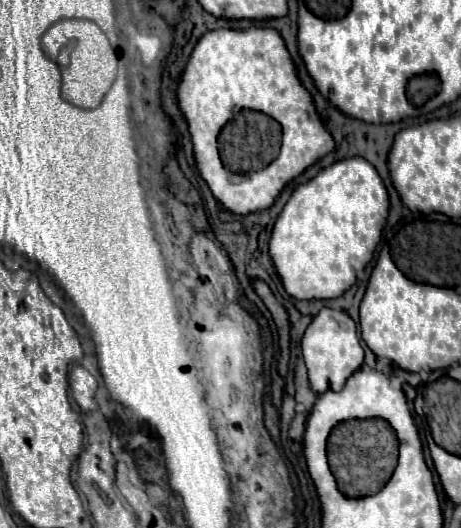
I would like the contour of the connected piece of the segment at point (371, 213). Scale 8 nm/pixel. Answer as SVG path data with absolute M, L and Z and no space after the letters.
M361 157L337 161L331 167L319 171L319 175L311 181L299 185L279 213L269 239L269 255L285 291L301 301L337 299L343 295L355 283L357 273L363 271L365 265L373 259L375 247L381 241L381 229L385 225L387 211L387 189L375 167Z

